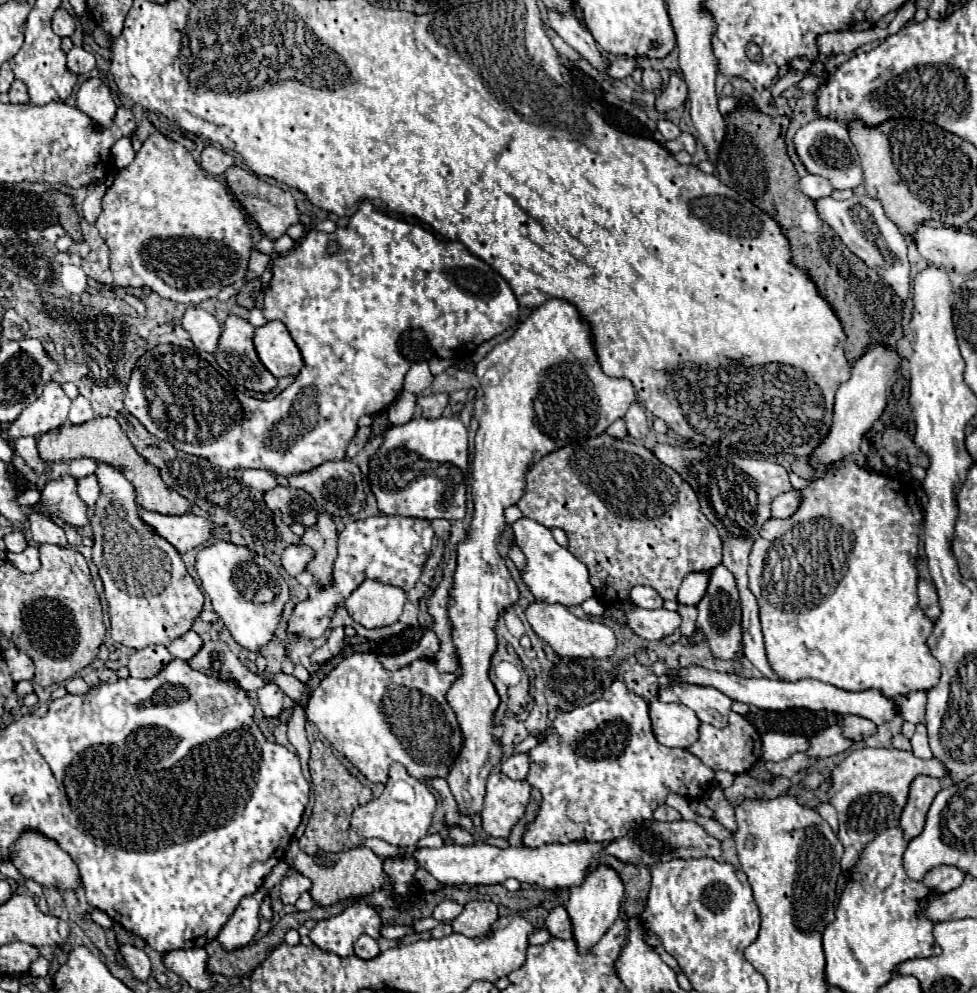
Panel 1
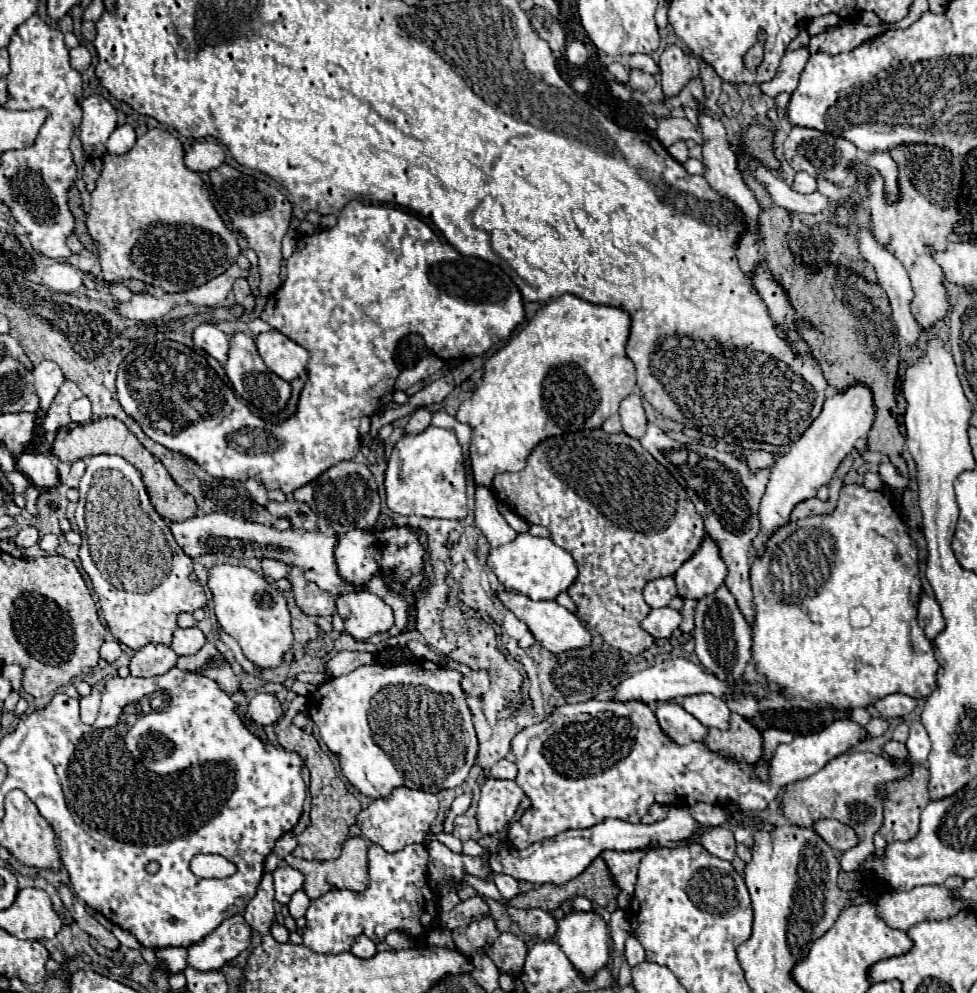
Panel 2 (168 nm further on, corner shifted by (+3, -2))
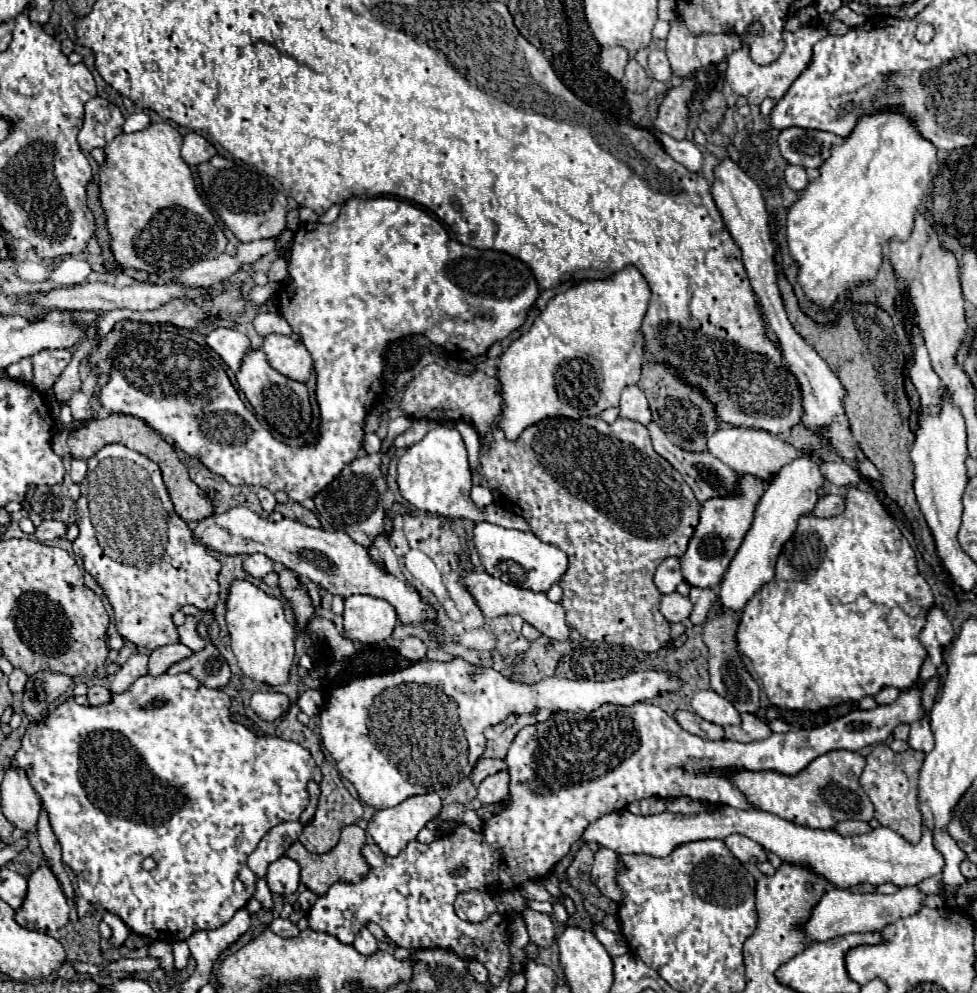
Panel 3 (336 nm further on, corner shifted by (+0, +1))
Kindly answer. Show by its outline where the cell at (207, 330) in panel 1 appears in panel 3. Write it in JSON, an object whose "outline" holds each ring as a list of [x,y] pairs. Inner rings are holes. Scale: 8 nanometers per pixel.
{"outline":[[[216,328],[208,334],[206,342],[216,354],[222,356],[232,372],[240,370],[244,356],[252,350],[248,336],[236,328]]]}

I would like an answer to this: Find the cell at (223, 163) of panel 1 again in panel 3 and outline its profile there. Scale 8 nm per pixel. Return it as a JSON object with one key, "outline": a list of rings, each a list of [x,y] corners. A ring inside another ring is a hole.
{"outline":[[[188,132],[184,136],[184,144],[182,144],[182,158],[186,164],[190,166],[198,166],[202,162],[208,162],[212,156],[216,154],[214,146],[202,138],[200,134],[196,132]]]}

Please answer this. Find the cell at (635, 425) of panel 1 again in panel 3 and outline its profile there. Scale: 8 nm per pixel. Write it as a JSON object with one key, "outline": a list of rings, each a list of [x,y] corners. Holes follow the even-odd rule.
{"outline":[[[628,386],[628,388],[622,390],[620,416],[636,420],[636,422],[640,422],[644,426],[652,420],[650,408],[648,408],[648,400],[646,400],[644,392],[638,386]]]}

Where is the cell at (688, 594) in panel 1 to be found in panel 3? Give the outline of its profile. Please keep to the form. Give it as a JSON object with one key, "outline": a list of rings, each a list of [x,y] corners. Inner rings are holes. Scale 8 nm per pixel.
{"outline":[[[738,474],[736,494],[708,498],[702,502],[700,508],[700,522],[688,542],[688,550],[684,552],[682,560],[682,574],[690,586],[698,588],[718,588],[724,570],[728,568],[732,556],[738,552],[750,524],[754,518],[754,508],[764,494],[768,480],[752,476],[752,474]]]}

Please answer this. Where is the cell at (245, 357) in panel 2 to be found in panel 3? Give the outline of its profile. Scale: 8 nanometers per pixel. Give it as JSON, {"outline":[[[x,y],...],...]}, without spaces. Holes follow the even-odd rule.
{"outline":[[[252,350],[246,354],[240,372],[236,372],[236,380],[242,392],[246,394],[248,402],[252,404],[254,412],[262,416],[276,432],[280,432],[282,436],[300,436],[308,430],[312,420],[312,406],[306,384],[290,380],[280,372],[276,372],[268,364],[266,354],[262,350]]]}

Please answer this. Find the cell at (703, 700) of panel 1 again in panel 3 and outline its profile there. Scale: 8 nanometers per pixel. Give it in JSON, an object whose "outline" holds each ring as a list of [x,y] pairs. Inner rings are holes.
{"outline":[[[714,690],[696,692],[692,698],[692,708],[700,718],[712,724],[740,724],[740,714],[736,712],[736,708],[726,698],[720,698],[720,694],[716,694]]]}

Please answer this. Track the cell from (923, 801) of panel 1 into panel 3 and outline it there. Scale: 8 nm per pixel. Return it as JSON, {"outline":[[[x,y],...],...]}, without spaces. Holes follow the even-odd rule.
{"outline":[[[878,744],[868,756],[860,774],[860,786],[874,804],[874,818],[900,834],[906,842],[916,844],[922,834],[920,810],[918,810],[918,776],[924,762],[924,752],[908,748],[906,752],[894,752],[886,744]]]}

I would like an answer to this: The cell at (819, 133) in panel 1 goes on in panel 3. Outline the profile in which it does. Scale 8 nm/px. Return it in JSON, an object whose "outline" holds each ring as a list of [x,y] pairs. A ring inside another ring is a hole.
{"outline":[[[786,128],[778,136],[780,154],[790,162],[804,168],[818,168],[830,154],[830,146],[842,142],[840,136],[822,130]]]}

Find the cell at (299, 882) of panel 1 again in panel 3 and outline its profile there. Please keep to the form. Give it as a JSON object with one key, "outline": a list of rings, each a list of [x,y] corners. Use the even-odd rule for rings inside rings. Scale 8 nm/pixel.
{"outline":[[[280,856],[278,860],[274,860],[268,866],[266,880],[268,880],[268,888],[272,892],[282,894],[282,896],[294,894],[300,884],[300,866],[292,858]]]}

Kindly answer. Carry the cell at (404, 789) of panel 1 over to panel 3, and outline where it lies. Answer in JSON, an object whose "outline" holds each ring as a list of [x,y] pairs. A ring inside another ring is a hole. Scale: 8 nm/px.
{"outline":[[[422,794],[422,796],[412,796],[408,800],[404,800],[402,804],[394,806],[394,808],[384,808],[384,810],[376,810],[376,814],[372,816],[372,820],[368,822],[368,832],[374,838],[376,846],[388,854],[388,856],[398,856],[408,842],[412,842],[416,838],[416,834],[426,826],[428,820],[438,818],[442,808],[442,800],[438,794]]]}

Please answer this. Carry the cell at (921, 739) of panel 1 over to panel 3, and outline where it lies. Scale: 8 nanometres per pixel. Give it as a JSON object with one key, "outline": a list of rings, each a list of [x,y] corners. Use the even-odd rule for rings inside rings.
{"outline":[[[924,718],[924,720],[920,720],[920,722],[914,722],[914,724],[910,726],[908,744],[910,744],[914,750],[926,752],[926,754],[928,754],[928,750],[932,750],[934,738],[932,738],[932,732],[930,732],[930,722],[928,722],[928,718]]]}

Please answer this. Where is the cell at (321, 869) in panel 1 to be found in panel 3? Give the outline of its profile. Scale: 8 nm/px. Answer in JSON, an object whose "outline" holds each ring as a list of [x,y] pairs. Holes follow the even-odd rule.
{"outline":[[[350,824],[342,830],[342,836],[340,836],[340,842],[326,854],[312,854],[308,852],[300,842],[294,842],[286,856],[296,860],[300,864],[300,880],[318,896],[322,896],[324,892],[328,892],[328,888],[334,884],[334,882],[360,882],[366,874],[368,874],[368,864],[366,860],[362,858],[360,850],[366,842],[366,836],[364,836],[364,830],[358,826],[358,824]]]}

